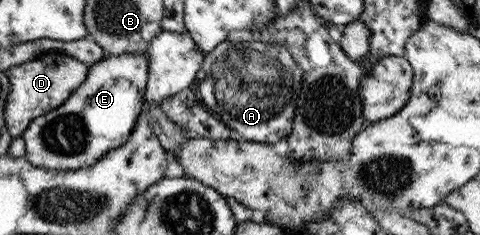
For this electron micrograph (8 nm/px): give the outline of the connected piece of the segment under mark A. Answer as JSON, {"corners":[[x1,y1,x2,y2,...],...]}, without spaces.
{"corners":[[221,41,212,51,204,54,200,64,200,75,202,74,204,79,198,84,200,102,214,111,218,120,222,121,228,130,232,129,242,139,258,144,272,145,288,137,293,125,297,92,301,86,303,71,284,46,260,41]]}

